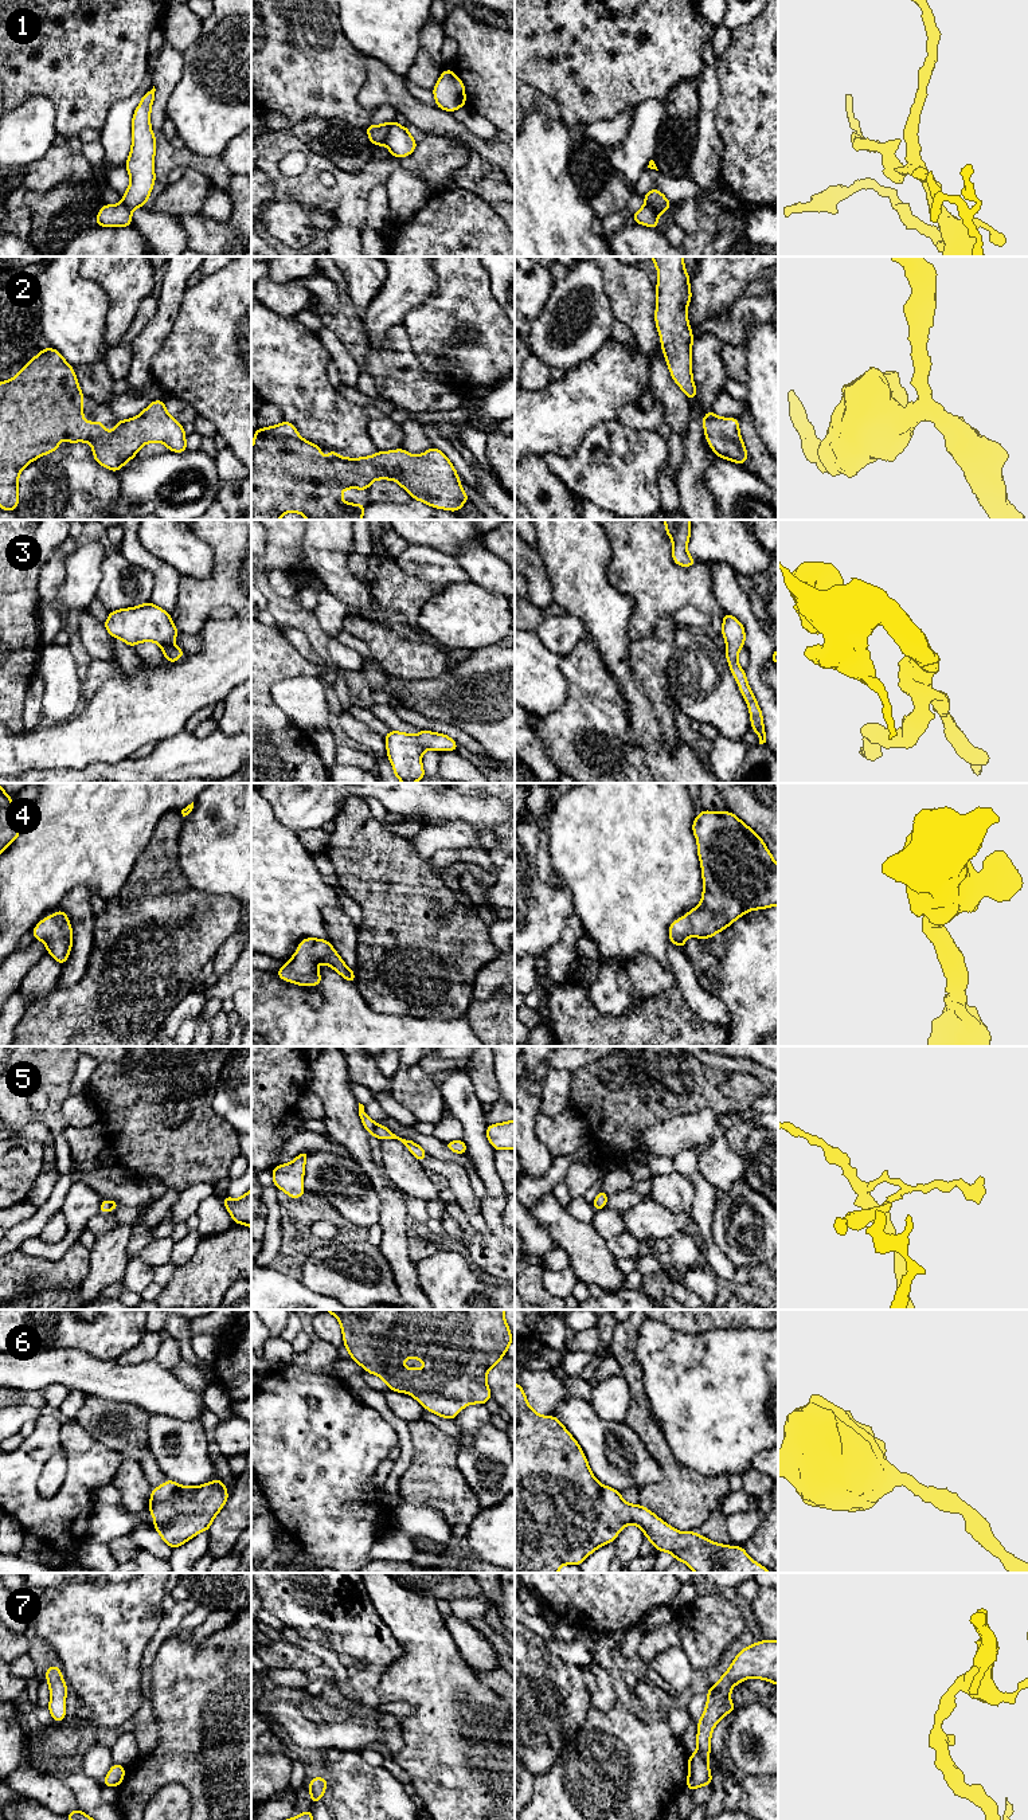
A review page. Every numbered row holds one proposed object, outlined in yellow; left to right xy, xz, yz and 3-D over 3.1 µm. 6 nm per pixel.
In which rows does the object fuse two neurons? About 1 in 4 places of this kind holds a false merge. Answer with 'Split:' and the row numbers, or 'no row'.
Split: 1, 5

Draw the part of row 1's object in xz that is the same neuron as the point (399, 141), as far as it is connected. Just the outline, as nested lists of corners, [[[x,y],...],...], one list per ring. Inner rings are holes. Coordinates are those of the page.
[[[391,122],[388,133],[384,140],[384,145],[390,149],[390,154],[399,158],[410,156],[415,148],[417,141],[409,133],[409,128]]]

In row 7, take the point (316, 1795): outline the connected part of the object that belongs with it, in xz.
[[[313,1777],[309,1781],[309,1793],[312,1799],[312,1805],[317,1801],[321,1801],[324,1790],[328,1788],[325,1777]]]

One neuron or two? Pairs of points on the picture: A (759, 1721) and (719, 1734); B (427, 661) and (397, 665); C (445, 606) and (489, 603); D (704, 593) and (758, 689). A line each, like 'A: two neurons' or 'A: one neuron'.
A: two neurons
B: one neuron
C: one neuron
D: two neurons

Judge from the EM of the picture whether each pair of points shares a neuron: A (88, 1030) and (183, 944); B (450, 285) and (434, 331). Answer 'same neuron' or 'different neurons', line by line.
A: same neuron
B: same neuron

